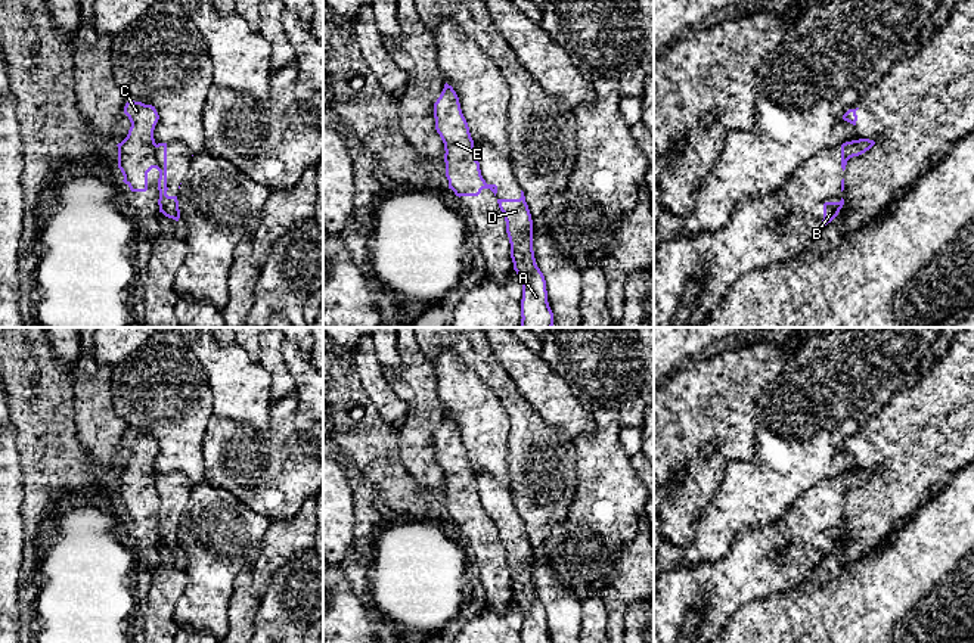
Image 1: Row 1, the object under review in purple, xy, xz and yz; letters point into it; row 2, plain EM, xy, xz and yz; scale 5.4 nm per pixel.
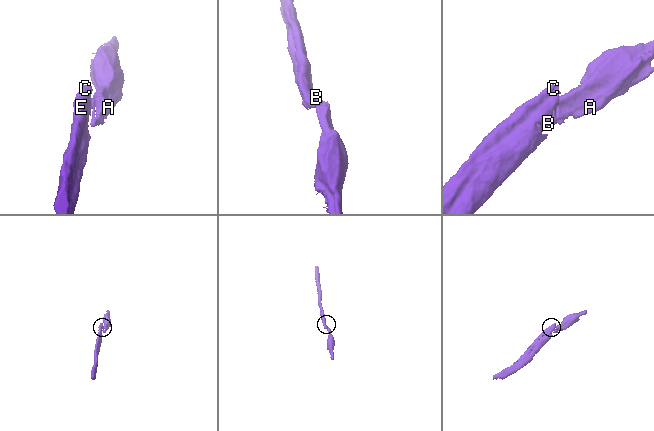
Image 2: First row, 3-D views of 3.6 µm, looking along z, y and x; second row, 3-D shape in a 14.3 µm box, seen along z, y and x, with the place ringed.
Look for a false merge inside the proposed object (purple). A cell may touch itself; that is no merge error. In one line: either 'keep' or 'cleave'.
cleave

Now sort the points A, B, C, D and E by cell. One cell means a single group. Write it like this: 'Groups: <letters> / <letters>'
Groups: A B D / C E

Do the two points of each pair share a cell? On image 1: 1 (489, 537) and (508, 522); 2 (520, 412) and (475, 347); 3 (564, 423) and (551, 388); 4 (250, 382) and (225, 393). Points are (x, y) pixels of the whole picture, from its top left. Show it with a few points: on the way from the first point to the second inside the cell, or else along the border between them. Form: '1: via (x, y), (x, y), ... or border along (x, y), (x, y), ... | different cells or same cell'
1: border along (495, 527), (496, 530) | different cells
2: via (509, 395), (484, 363) | same cell
3: via (564, 415), (551, 397) | same cell
4: via (244, 388), (239, 393), (230, 393) | same cell

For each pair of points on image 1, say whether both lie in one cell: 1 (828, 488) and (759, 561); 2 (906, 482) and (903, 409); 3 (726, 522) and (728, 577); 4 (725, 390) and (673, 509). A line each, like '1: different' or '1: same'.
1: same
2: same
3: different
4: same

